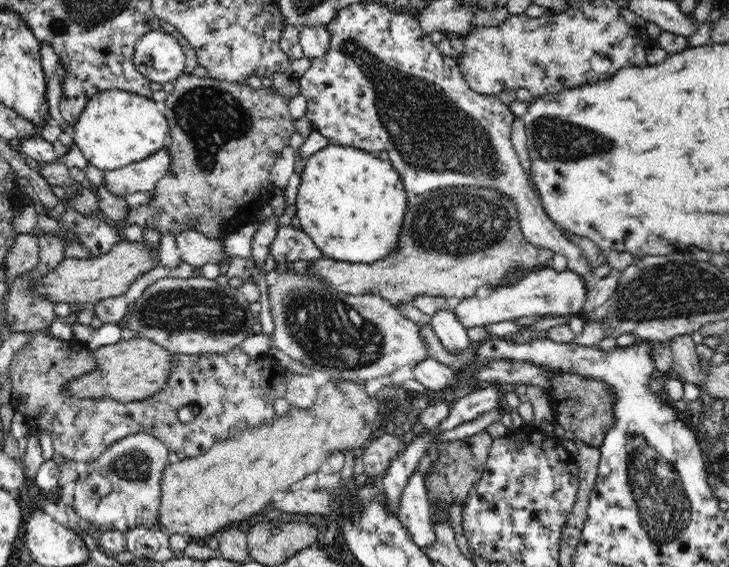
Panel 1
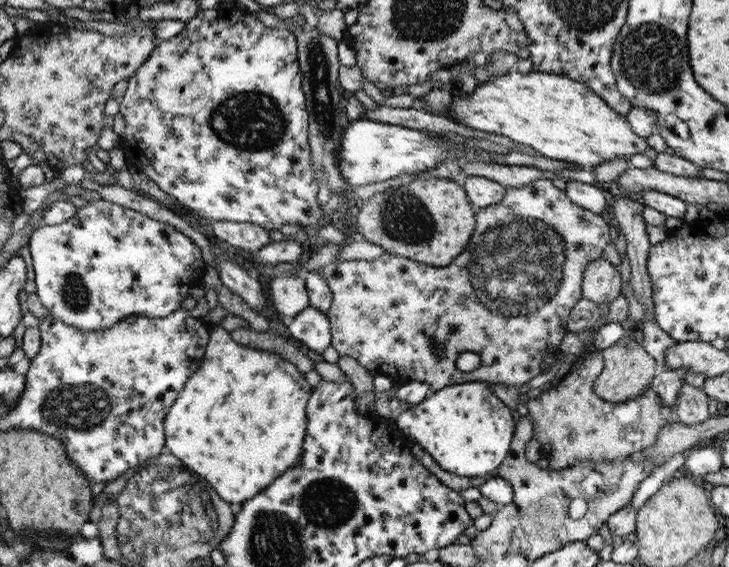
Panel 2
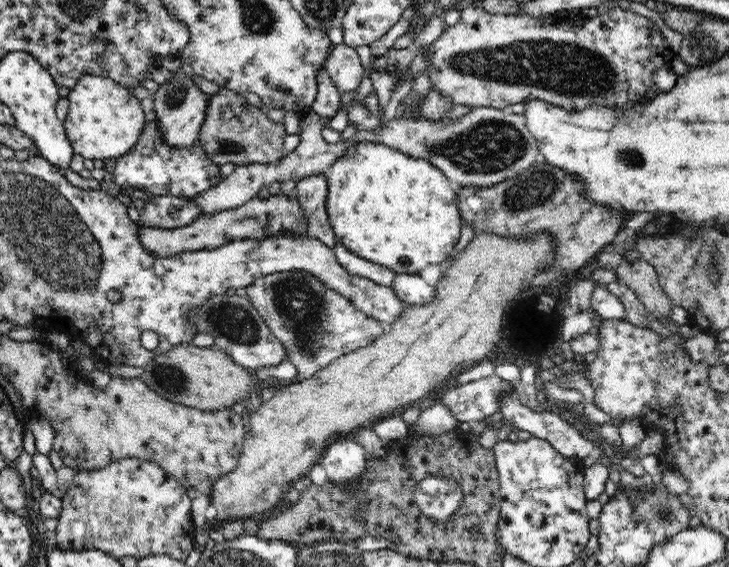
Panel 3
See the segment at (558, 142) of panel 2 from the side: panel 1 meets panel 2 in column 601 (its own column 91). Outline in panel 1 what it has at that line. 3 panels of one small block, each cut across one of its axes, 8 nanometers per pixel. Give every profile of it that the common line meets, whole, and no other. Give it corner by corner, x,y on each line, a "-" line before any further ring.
103,90
90,98
78,122
72,125
73,142
80,148
87,162
105,172
141,161
168,144
168,120
162,109
161,104
152,98
149,99
126,90

